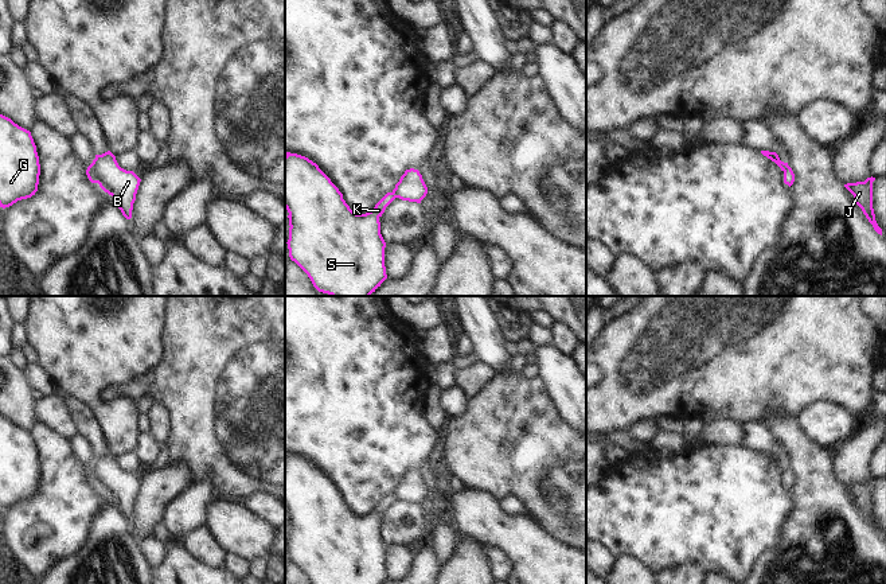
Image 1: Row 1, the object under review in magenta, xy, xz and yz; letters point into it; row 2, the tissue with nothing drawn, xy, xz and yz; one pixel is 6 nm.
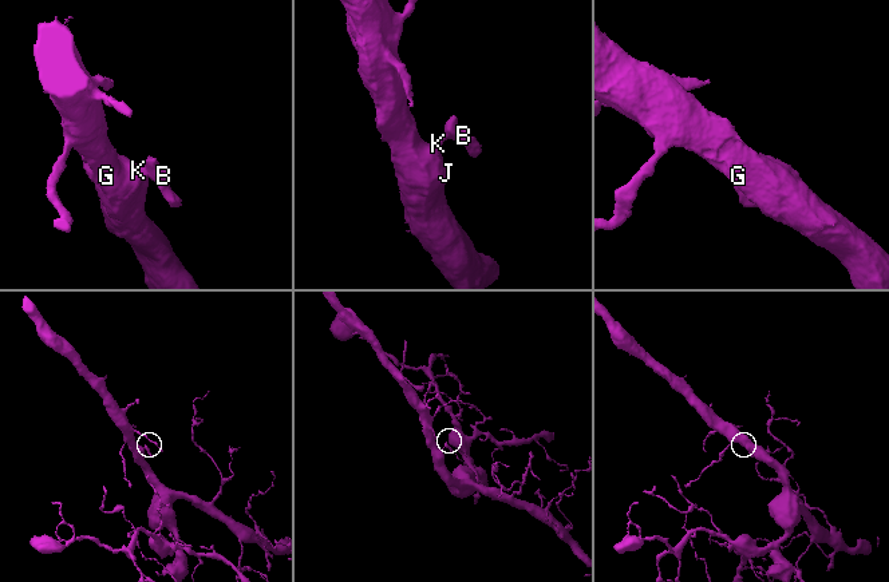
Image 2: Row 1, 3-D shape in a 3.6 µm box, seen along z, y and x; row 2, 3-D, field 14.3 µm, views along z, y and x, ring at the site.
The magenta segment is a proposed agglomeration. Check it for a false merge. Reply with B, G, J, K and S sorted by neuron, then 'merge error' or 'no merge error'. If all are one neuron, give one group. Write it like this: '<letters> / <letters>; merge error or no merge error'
B / G J K S; merge error

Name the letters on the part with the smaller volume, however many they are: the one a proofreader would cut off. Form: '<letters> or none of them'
B

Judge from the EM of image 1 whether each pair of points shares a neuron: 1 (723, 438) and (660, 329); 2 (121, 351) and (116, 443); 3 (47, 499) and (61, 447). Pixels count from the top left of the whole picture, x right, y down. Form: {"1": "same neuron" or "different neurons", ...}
{"1": "different neurons", "2": "same neuron", "3": "same neuron"}

